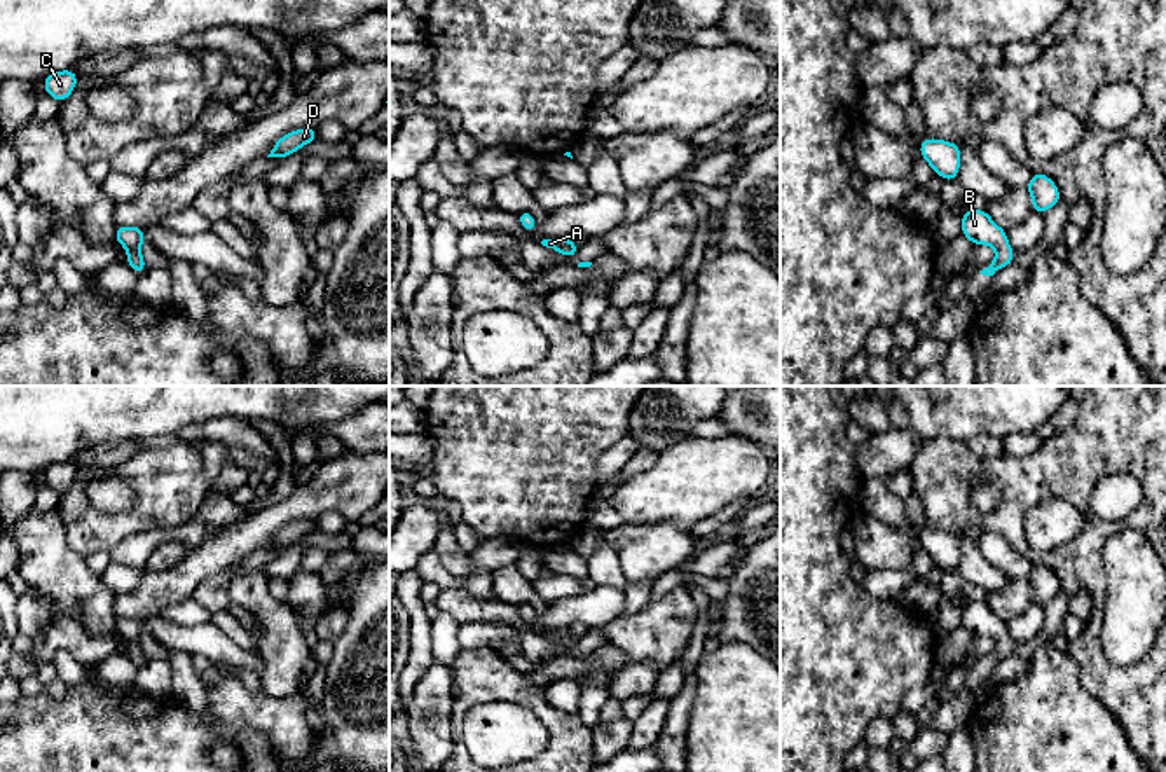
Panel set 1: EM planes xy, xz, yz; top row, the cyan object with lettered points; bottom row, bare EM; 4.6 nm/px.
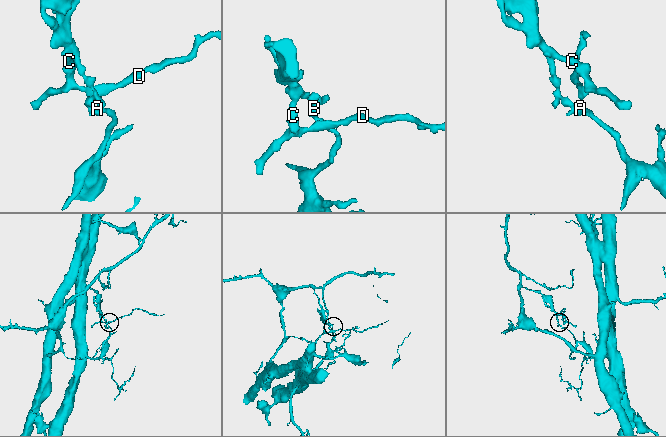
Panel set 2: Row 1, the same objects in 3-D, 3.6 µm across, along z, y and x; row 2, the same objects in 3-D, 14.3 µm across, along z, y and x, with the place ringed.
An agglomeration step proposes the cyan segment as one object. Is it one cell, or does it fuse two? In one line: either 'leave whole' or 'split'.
split

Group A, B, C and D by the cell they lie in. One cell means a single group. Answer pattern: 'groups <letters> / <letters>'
groups A / B C D

